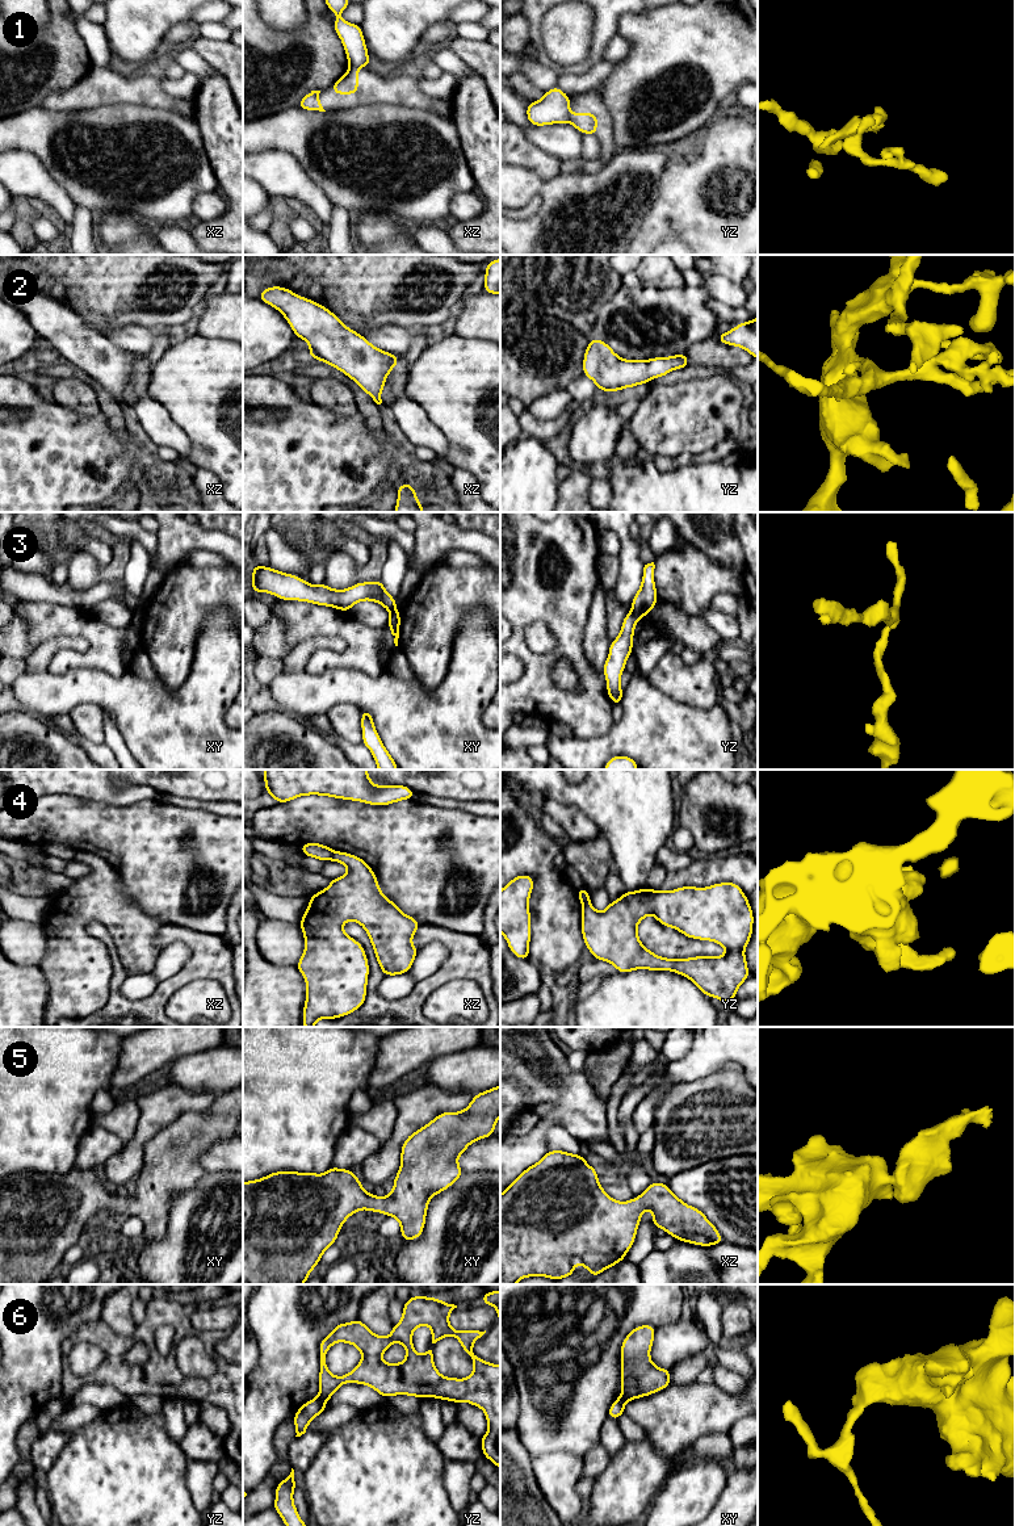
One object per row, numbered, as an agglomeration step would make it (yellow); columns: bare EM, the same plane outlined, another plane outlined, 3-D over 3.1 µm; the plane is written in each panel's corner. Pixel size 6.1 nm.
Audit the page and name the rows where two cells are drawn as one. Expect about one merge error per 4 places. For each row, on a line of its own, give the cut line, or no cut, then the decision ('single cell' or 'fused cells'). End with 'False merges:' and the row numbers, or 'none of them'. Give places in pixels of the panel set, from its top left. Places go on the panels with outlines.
1: cut in xz along (349, 66), (357, 67); fused cells
2: no cut; single cell
3: cut in yz along (630, 611), (638, 617); fused cells
4: cut in xz along (335, 851), (330, 859); fused cells
5: no cut; single cell
6: cut in yz along (317, 1397), (323, 1403); fused cells
False merges: 1, 3, 4, 6

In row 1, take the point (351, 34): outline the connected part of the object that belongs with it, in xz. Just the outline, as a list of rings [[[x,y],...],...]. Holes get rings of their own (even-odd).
[[[336,17],[334,28],[343,42],[349,67],[370,67],[361,26]]]

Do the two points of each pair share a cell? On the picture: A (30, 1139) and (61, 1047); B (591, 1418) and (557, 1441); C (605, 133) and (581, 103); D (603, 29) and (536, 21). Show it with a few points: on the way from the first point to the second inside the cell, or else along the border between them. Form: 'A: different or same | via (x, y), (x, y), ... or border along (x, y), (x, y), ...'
A: same | via (34, 1116), (34, 1088), (42, 1080), (42, 1069)
B: same | via (583, 1421), (571, 1433), (565, 1434)
C: same | via (600, 125), (587, 110)
D: same | via (594, 57), (581, 68), (558, 68), (540, 49)

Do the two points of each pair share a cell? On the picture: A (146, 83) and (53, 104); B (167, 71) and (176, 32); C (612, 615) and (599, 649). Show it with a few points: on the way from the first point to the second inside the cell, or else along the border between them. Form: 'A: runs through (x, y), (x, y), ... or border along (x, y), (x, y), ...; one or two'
A: runs through (122, 86), (101, 86), (76, 99); one
B: runs through (166, 62), (166, 47), (170, 41); one
C: border along (607, 598), (605, 634), (611, 641); two

